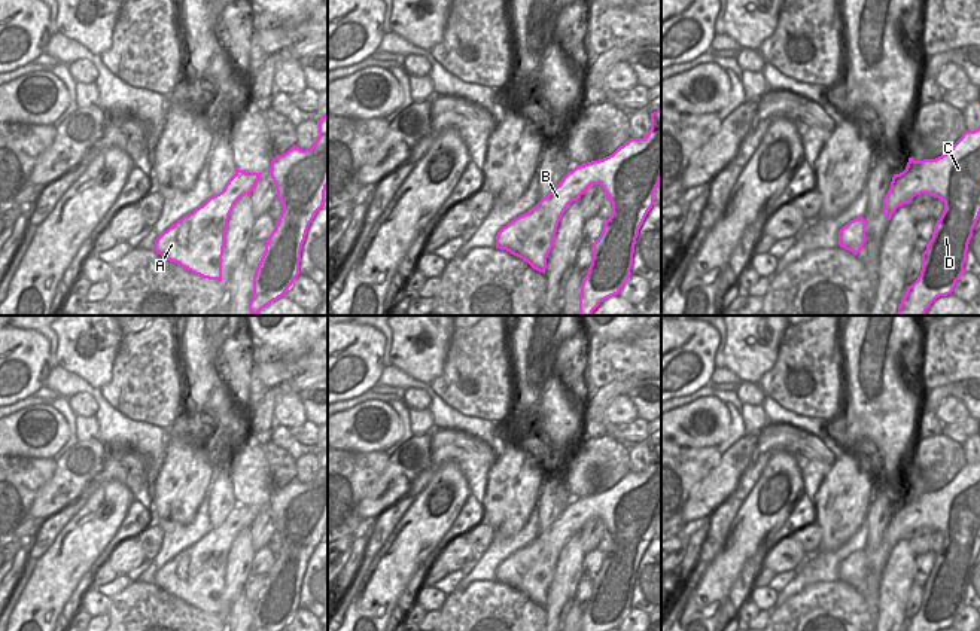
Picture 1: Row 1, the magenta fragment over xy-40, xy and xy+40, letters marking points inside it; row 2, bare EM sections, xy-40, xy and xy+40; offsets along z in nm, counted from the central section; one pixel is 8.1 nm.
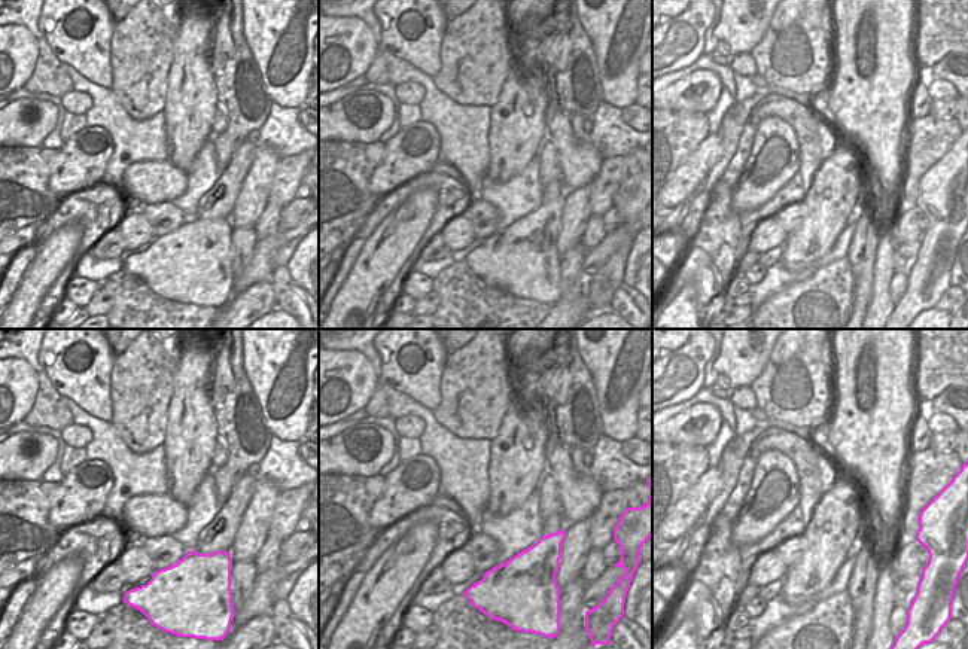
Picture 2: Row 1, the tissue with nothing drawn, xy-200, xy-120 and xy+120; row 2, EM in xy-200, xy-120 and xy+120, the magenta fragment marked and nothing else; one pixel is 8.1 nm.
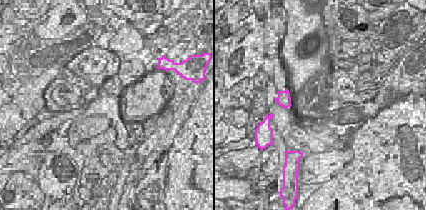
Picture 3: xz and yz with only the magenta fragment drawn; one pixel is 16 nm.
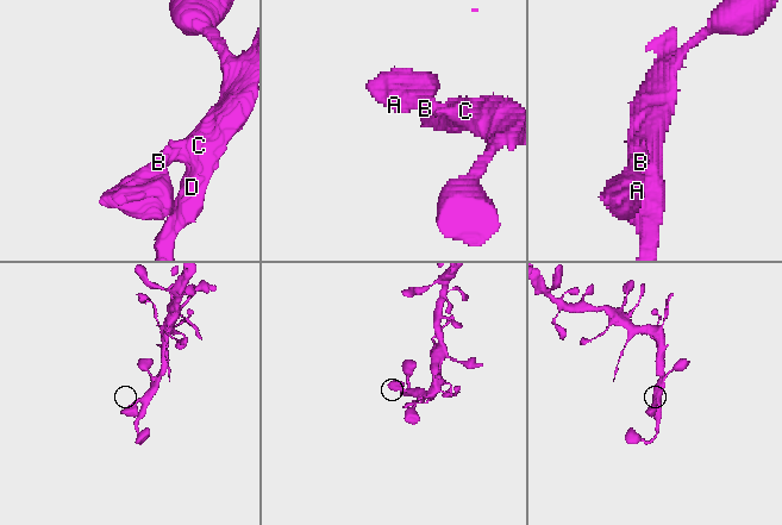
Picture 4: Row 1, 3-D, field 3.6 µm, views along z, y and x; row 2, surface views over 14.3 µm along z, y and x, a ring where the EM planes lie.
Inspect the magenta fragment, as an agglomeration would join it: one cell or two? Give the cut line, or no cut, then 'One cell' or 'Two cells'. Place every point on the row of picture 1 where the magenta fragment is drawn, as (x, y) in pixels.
No split. One cell

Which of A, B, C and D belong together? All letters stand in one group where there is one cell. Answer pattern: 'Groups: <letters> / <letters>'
Groups: A B C D

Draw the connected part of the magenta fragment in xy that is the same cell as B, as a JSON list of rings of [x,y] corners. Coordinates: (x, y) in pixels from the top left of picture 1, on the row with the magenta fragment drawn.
[[[661,107],[651,113],[651,129],[643,138],[630,138],[612,155],[575,167],[532,210],[497,232],[496,249],[545,274],[564,210],[591,185],[600,185],[612,204],[612,214],[591,246],[591,265],[582,278],[576,314],[591,316],[602,301],[618,295],[630,278],[636,238],[654,205],[660,180]]]

